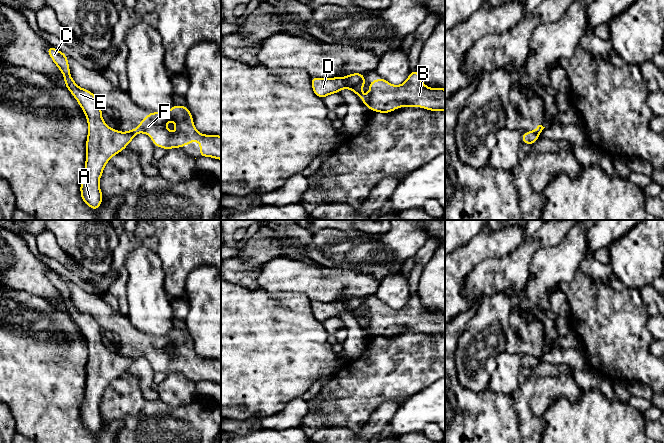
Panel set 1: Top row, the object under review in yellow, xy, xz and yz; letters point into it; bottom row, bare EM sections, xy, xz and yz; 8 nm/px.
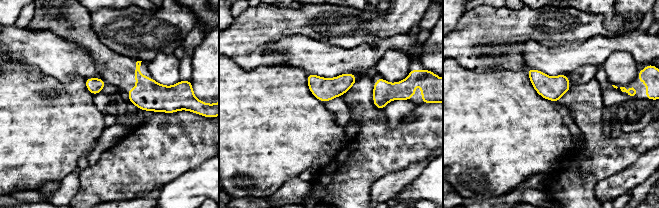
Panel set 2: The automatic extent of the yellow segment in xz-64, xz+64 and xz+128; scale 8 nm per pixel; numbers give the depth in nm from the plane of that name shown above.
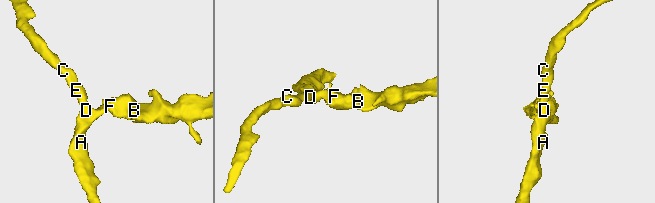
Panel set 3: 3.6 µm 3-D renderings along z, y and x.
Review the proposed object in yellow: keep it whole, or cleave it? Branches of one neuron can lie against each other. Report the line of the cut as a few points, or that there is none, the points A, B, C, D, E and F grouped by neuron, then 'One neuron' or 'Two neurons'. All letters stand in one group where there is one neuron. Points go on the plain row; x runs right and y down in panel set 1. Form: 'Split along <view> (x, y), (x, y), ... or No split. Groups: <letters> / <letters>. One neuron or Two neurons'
Split along xz (363, 301), (349, 312). Groups: A C D E / B F. Two neurons

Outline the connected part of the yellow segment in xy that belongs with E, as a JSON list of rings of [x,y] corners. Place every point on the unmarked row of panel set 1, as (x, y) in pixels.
[[[48,270],[46,275],[62,296],[66,312],[75,321],[87,343],[89,355],[80,416],[82,425],[92,434],[98,434],[103,423],[99,404],[104,391],[111,381],[127,371],[134,359],[109,352],[102,342],[102,333],[96,320],[90,314],[80,312],[72,303],[67,279],[52,270]]]

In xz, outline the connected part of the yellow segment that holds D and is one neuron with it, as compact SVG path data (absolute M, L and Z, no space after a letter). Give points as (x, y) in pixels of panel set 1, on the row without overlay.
M351 297L347 301L318 302L311 301L314 318L323 323L327 319L339 317L341 313L350 313L364 302L364 297Z

